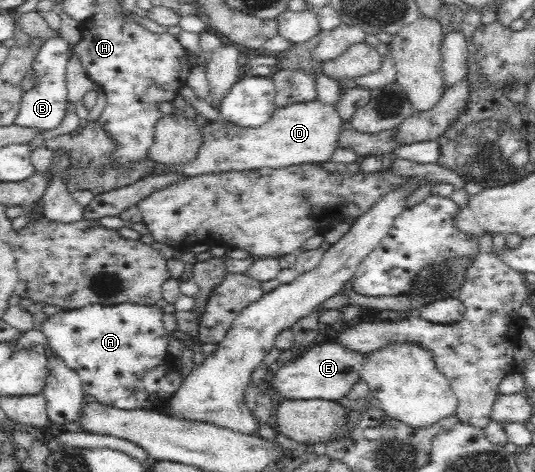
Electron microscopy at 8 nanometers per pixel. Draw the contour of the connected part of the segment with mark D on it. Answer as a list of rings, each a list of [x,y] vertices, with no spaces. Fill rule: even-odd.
[[[318,101],[295,103],[277,108],[269,121],[256,128],[238,126],[225,119],[207,120],[202,127],[203,145],[197,153],[197,159],[179,167],[155,165],[151,174],[160,174],[167,170],[183,173],[189,177],[229,173],[233,171],[253,171],[253,169],[283,169],[293,165],[307,163],[319,164],[327,161],[336,149],[337,136],[343,120],[335,108]]]

